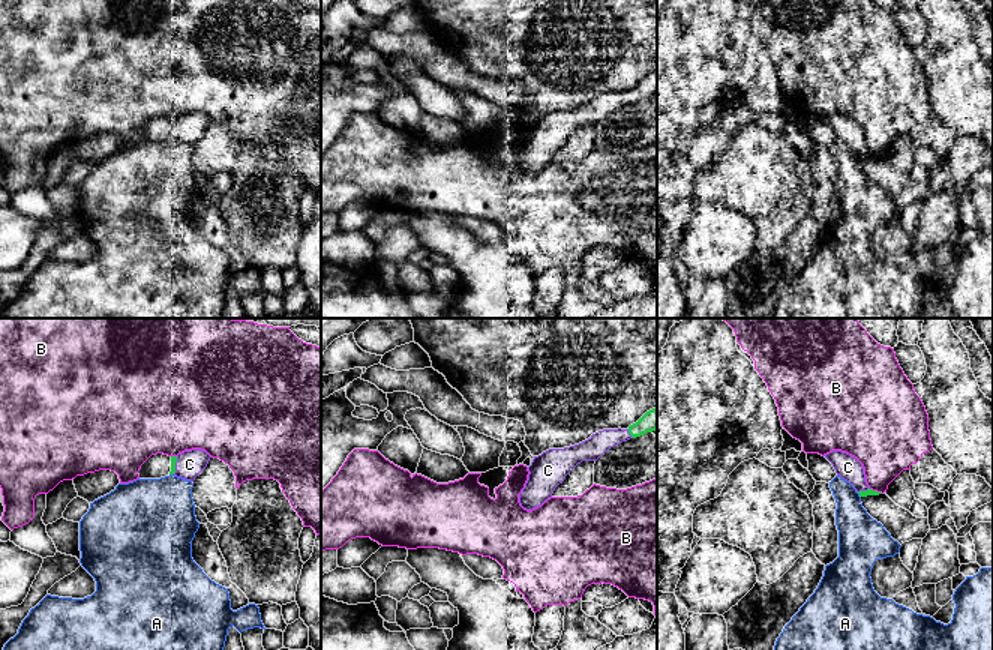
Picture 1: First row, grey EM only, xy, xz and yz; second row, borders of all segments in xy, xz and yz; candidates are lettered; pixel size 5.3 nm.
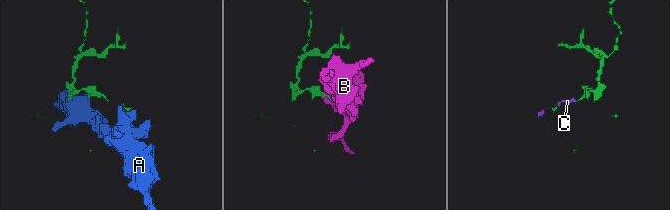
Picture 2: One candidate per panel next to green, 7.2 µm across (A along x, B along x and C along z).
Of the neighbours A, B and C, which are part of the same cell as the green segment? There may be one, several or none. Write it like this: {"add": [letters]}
{"add": ["C"]}

